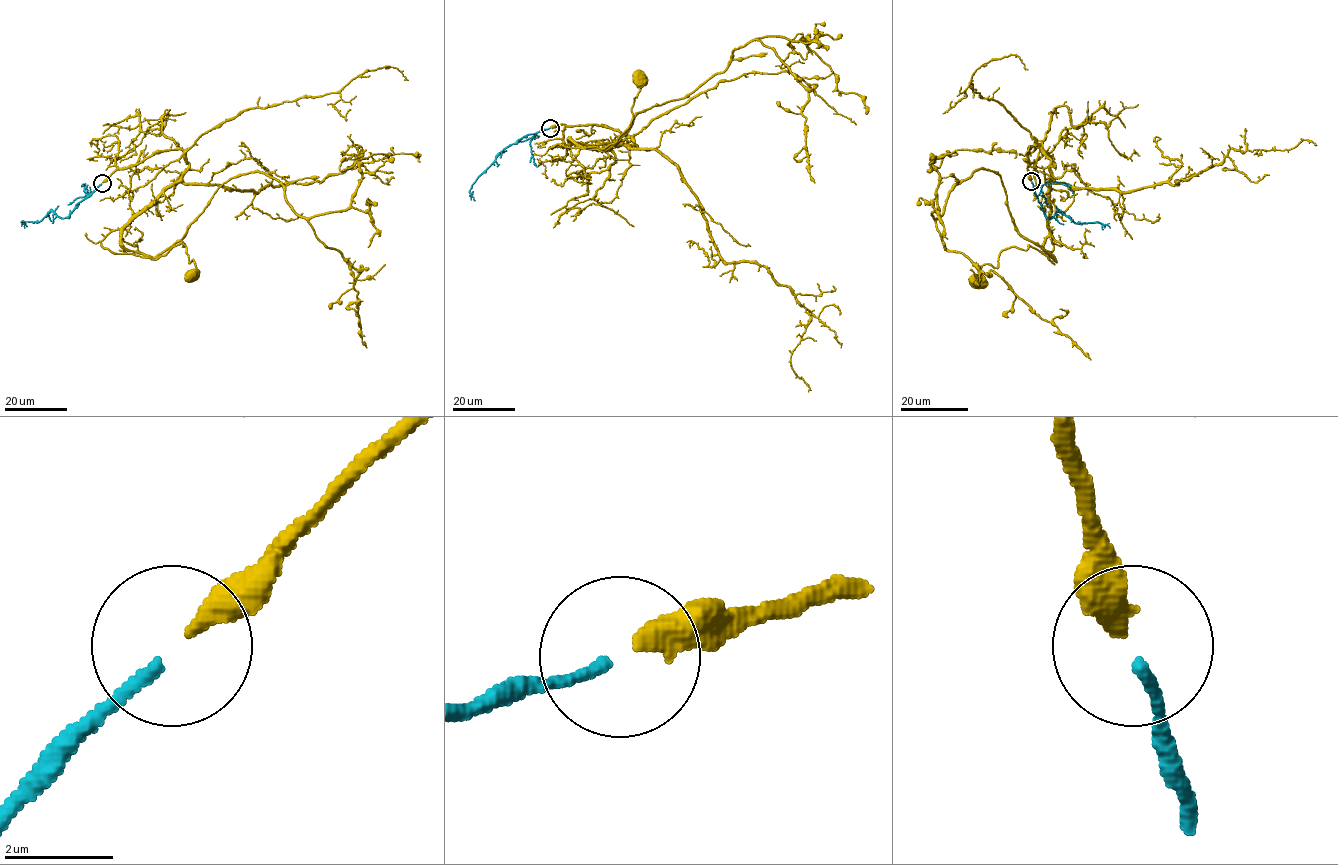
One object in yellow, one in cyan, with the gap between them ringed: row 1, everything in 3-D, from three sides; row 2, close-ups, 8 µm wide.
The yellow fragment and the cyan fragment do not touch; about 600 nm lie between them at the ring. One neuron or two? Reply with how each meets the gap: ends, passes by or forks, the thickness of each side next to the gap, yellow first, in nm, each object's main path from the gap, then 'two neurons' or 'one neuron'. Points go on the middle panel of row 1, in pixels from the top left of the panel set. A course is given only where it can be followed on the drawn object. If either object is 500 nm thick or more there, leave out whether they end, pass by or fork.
yellow ends; cyan ends; calibres 360 and 220 nm; course yellow (551, 128), (599, 125), (619, 130), (637, 145), (549, 148), (613, 144), (631, 123), (644, 81), (640, 77); course cyan (549, 128), (527, 134), (501, 152), (471, 186), (469, 193), (475, 200); one neuron

